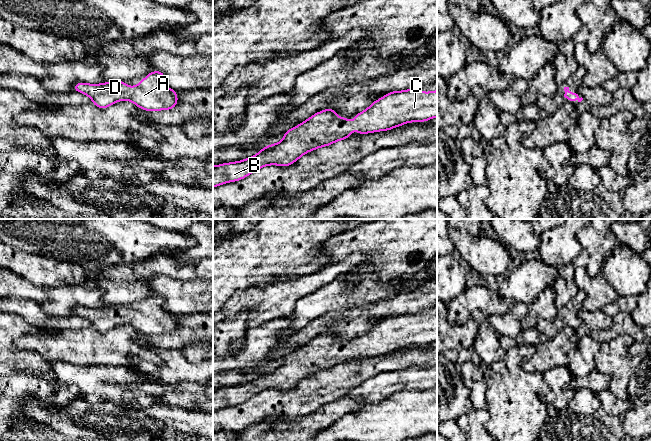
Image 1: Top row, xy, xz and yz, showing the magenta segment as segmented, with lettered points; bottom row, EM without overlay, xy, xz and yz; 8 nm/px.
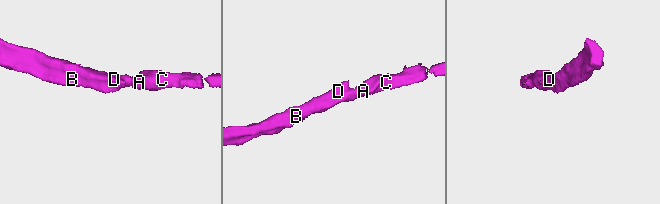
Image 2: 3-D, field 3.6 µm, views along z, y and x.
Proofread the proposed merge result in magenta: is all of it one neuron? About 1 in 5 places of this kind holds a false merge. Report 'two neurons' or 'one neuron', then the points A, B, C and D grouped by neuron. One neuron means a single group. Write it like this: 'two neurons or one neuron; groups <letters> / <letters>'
one neuron; groups A B C D

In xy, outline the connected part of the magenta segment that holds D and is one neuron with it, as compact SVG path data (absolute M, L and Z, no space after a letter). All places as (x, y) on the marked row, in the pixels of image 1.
M152 71L133 87L129 87L124 81L101 84L77 82L73 91L89 96L92 104L101 109L106 109L120 100L130 100L142 110L169 110L178 103L177 90L169 89L164 81L164 72Z

